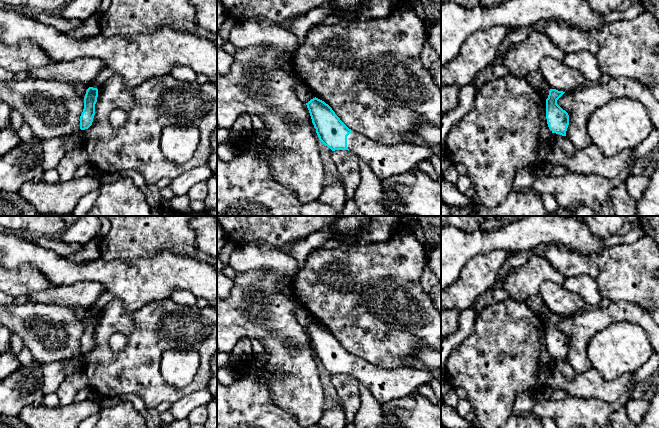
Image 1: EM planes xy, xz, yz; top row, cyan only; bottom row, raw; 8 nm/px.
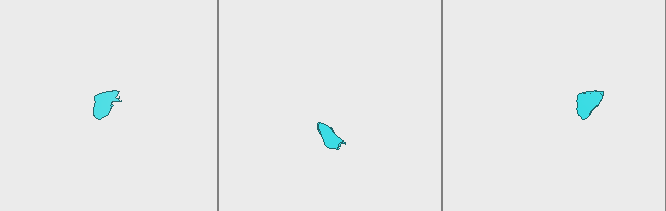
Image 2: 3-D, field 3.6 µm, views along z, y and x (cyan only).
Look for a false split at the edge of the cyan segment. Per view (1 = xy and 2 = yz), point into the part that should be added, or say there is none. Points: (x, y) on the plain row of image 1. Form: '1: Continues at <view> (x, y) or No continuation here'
1: No continuation here
2: No continuation here

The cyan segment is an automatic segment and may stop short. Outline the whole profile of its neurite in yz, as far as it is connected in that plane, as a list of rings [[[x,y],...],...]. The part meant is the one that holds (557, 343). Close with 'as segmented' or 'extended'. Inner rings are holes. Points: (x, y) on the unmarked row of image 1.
[[[550,313],[546,323],[546,343],[549,353],[552,357],[566,360],[569,349],[569,339],[558,328],[557,324],[564,318],[563,315]]]; as segmented

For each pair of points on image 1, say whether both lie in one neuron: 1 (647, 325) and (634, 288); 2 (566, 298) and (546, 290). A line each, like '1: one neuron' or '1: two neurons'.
1: two neurons
2: one neuron

